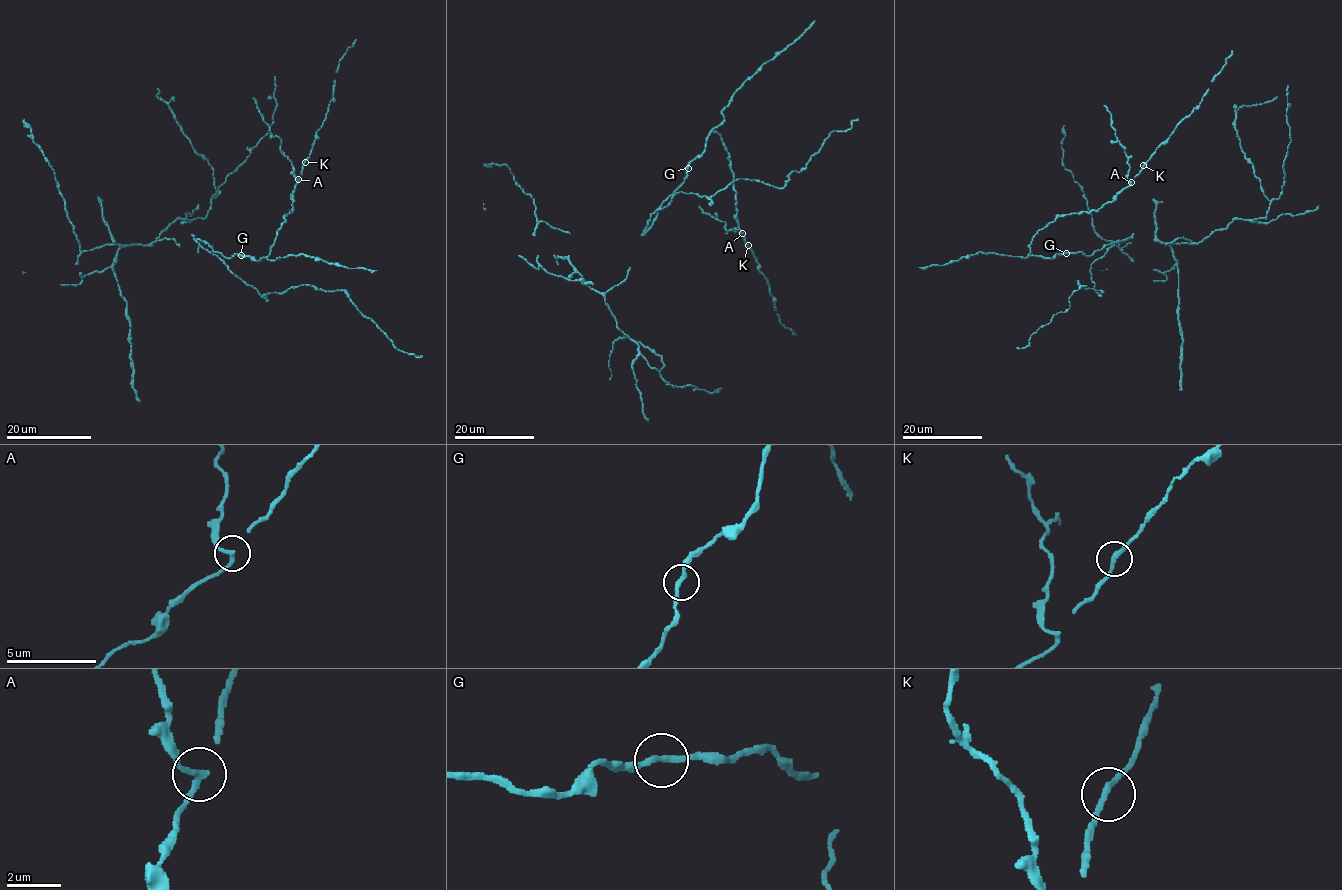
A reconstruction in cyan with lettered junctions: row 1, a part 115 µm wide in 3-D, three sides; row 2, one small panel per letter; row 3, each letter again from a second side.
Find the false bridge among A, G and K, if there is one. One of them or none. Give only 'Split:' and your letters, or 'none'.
Split: A

